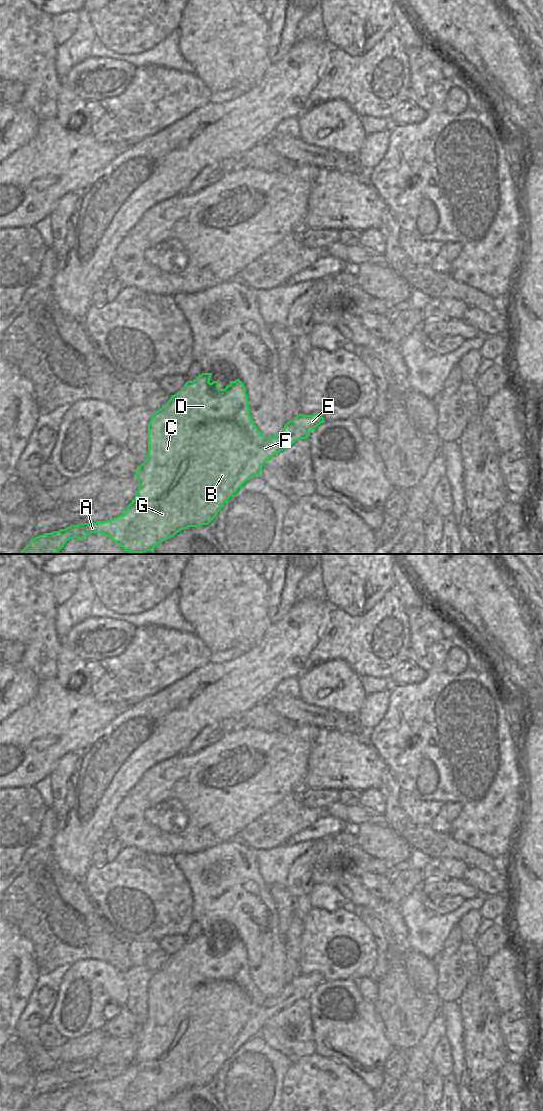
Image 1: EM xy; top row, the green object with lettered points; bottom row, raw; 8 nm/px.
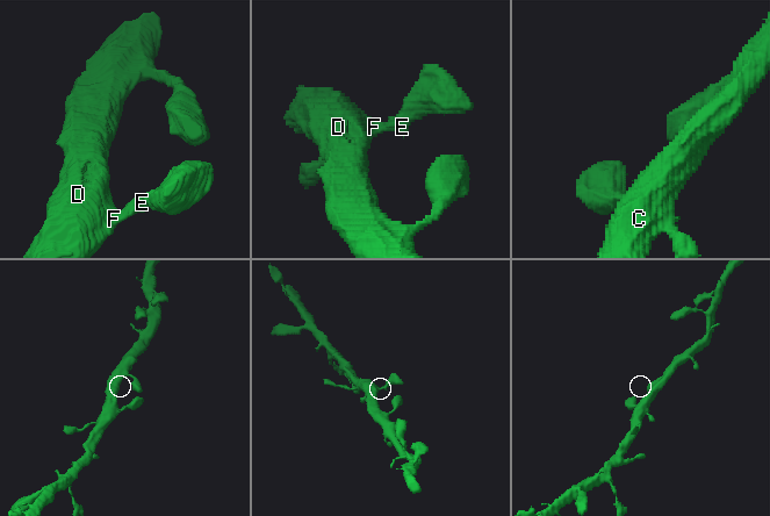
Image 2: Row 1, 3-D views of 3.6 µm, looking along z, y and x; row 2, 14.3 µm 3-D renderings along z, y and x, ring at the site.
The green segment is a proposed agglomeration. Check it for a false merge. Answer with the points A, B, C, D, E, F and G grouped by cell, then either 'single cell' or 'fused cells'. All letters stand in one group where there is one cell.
A B C D E F G; single cell

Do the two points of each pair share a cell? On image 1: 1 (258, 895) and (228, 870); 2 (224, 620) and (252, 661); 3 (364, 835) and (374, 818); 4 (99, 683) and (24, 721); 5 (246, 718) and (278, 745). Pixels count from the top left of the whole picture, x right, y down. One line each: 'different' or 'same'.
1: same
2: different
3: different
4: different
5: different

